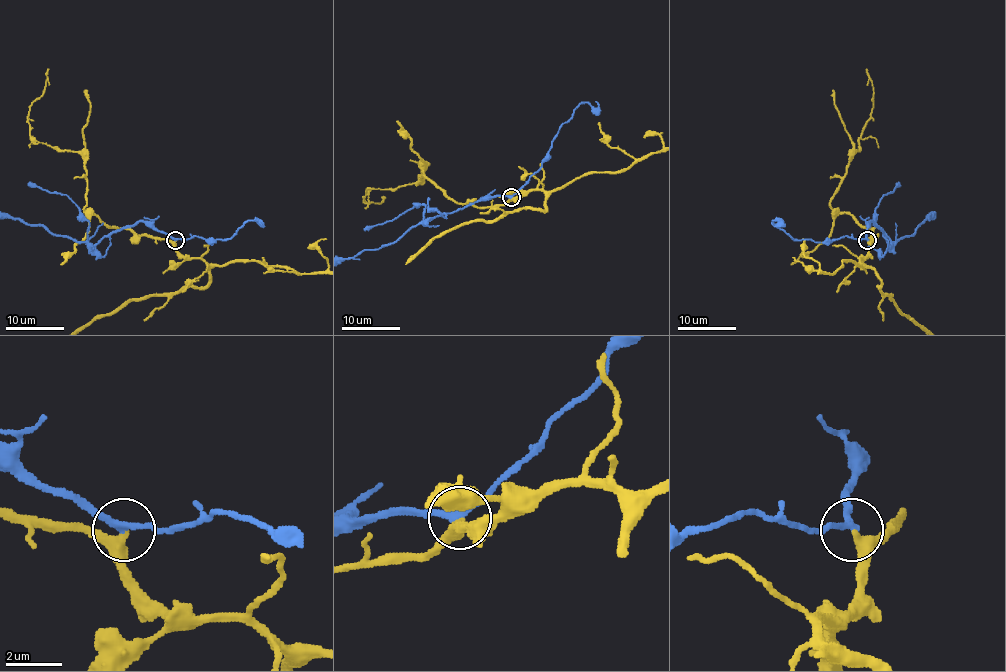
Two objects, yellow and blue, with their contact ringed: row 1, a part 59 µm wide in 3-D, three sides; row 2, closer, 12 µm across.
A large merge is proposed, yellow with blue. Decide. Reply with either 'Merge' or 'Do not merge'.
Merge

